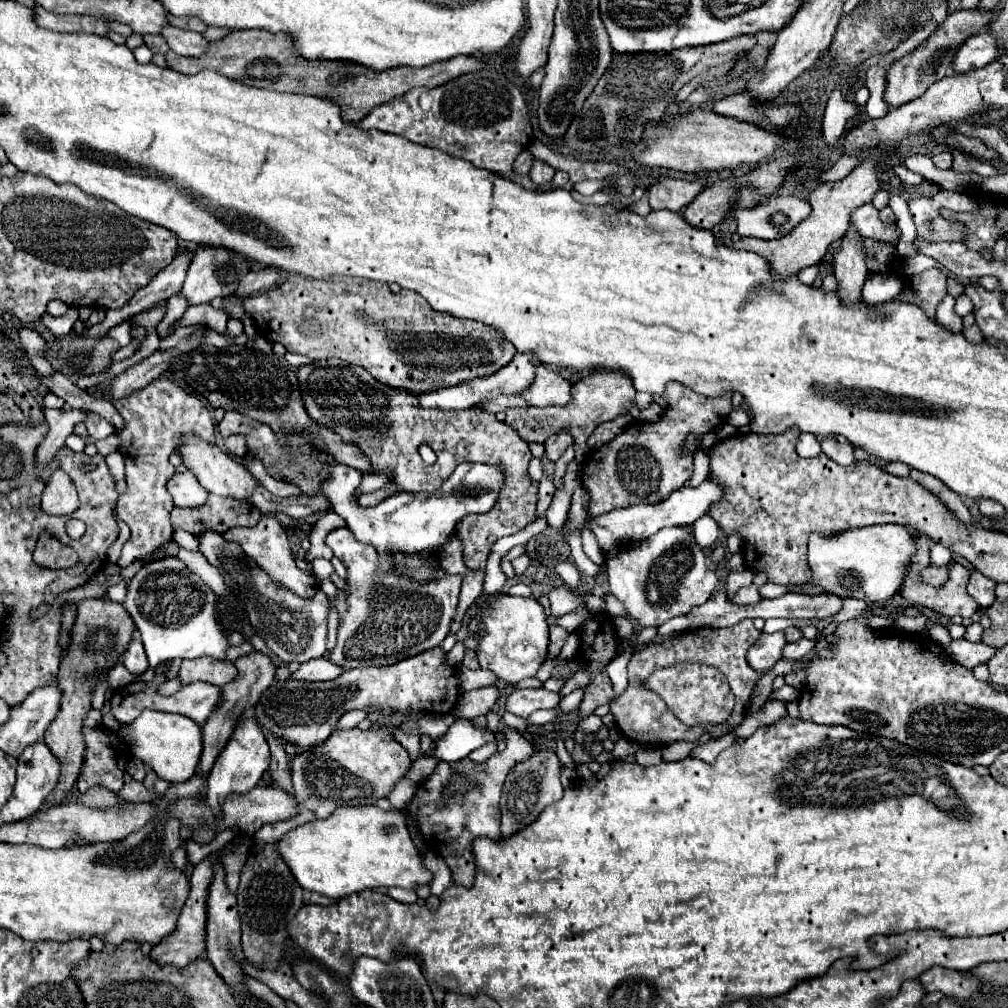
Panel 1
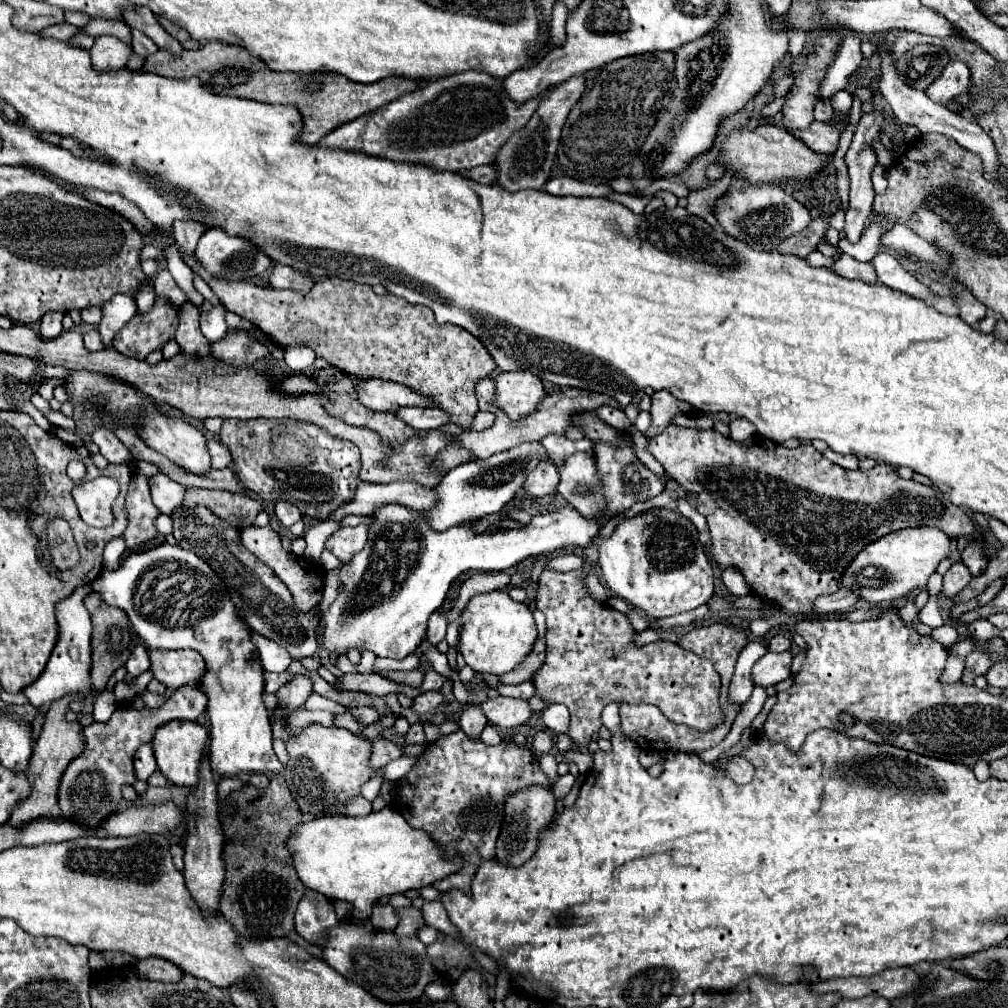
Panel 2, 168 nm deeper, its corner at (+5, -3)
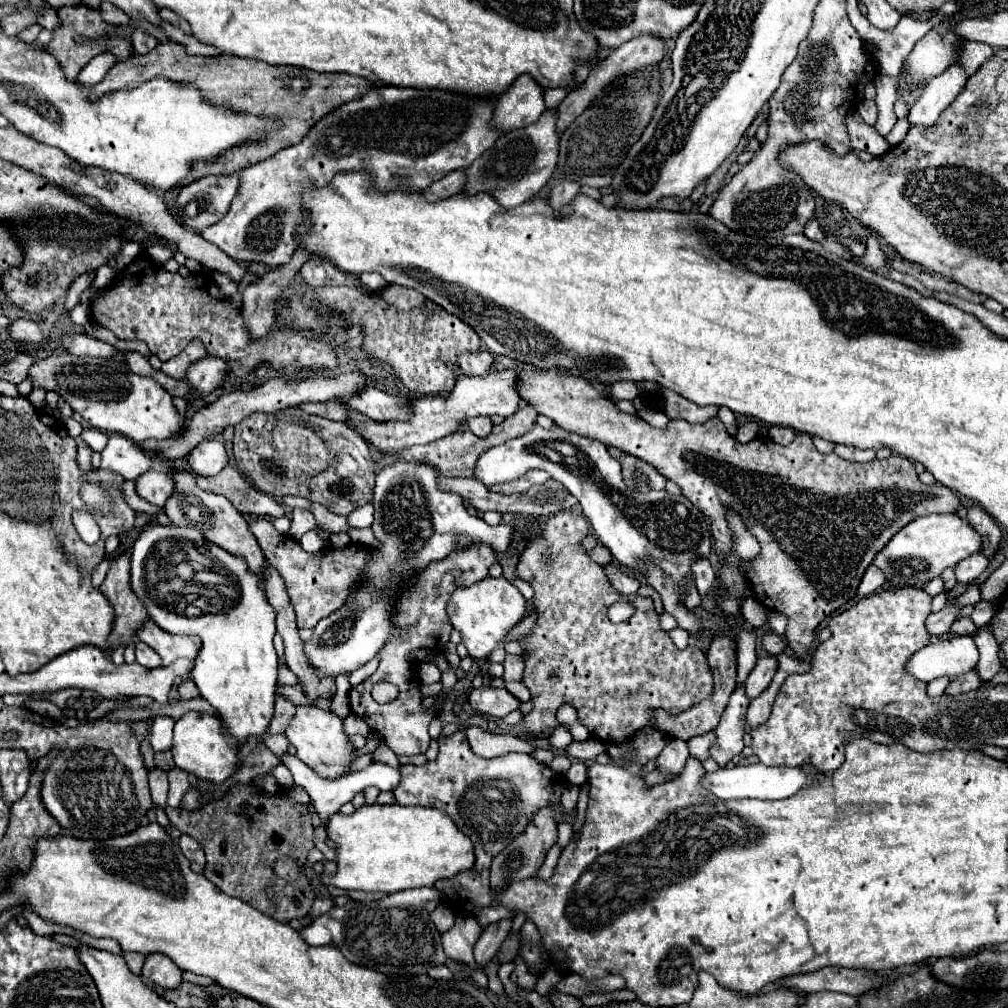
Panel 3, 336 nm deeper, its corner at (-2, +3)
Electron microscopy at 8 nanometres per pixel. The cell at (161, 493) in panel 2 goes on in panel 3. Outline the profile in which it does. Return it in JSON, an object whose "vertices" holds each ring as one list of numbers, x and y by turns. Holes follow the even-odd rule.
{"vertices":[[149,469,147,473,143,473,139,479,137,479,137,485,135,485,137,493,153,503,153,505,159,505,163,507,165,501,173,495,173,477,165,471,155,471,155,469]]}

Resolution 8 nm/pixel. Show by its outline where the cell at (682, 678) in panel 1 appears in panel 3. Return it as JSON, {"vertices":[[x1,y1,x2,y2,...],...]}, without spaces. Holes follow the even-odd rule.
{"vertices":[[561,511,547,521,541,537,529,541,517,563,517,575,529,581,535,589,533,605,535,613,539,615,533,631,521,639,527,657,523,683,529,687,535,705,533,711,523,717,523,723,529,733,551,733,555,727,559,727,555,721,555,711,565,701,577,709,581,723,597,739,627,739,631,733,649,725,647,721,651,709,661,707,669,713,681,713,691,709,695,703,709,699,713,695,713,675,707,657,699,647,675,647,671,637,659,627,657,613,649,597,623,597,611,587,603,567,591,561,581,547,581,539,585,535,589,535,589,523,585,517,579,511],[617,601,631,601,635,607,635,613,623,623,611,623,607,617,607,609]]}

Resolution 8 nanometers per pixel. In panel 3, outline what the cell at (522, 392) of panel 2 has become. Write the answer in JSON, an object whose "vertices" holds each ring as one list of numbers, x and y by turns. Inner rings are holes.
{"vertices":[[493,371,487,377,467,377,459,375,453,393,439,395,439,397,419,397,413,401,413,417,411,421,373,421,373,423,351,423,357,433,371,441,379,451,401,451,411,445,427,445,437,439,447,437,449,433,457,431,459,425,477,415,501,415,511,417,517,413,521,405,521,395,517,393,517,371]]}

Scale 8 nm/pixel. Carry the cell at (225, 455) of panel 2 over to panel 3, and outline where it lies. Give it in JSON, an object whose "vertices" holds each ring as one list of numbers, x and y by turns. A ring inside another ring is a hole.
{"vertices":[[205,439,201,441,201,445,197,445,197,449,193,449,187,455,187,461,197,475,209,477,209,475,217,475,219,471,223,471,229,463,229,457,221,441]]}

